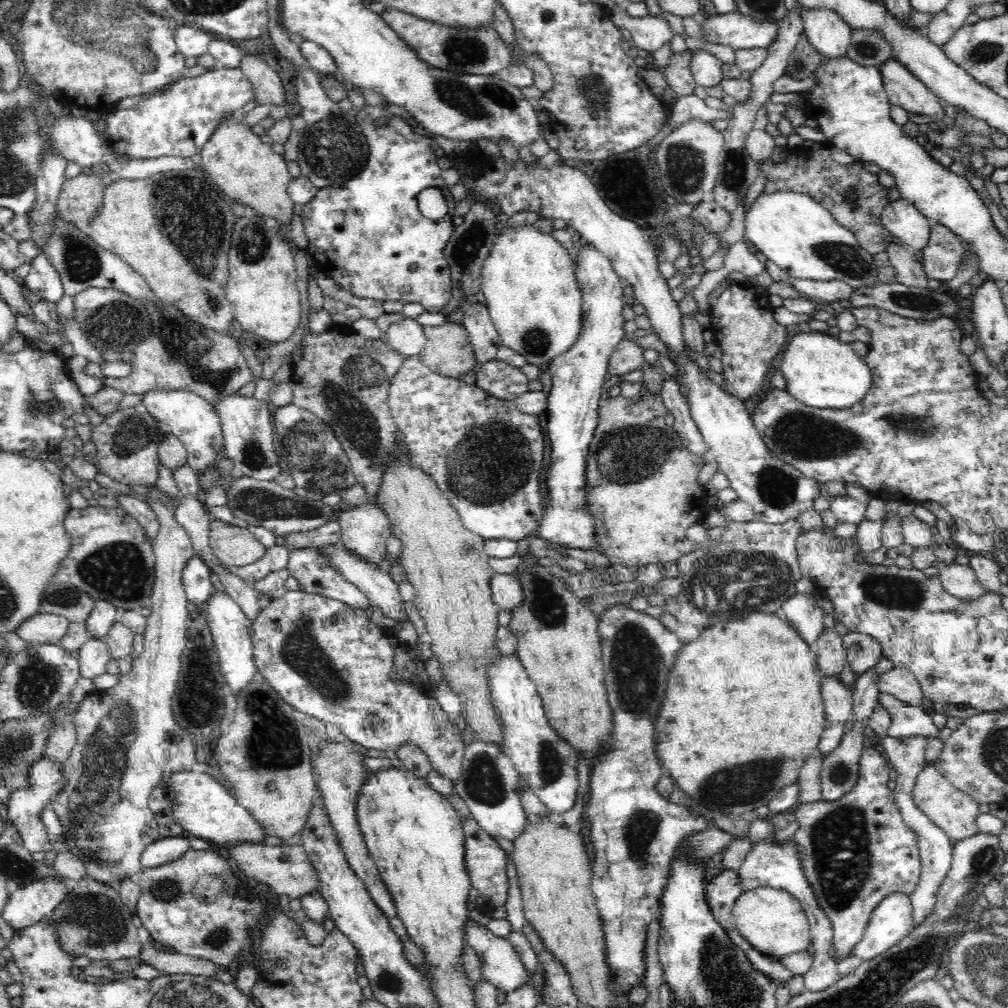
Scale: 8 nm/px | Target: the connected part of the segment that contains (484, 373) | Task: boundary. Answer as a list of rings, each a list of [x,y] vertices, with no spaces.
[[[492,360],[479,364],[476,368],[476,385],[484,393],[499,401],[516,401],[522,394],[529,392],[528,376],[520,368],[506,362]]]

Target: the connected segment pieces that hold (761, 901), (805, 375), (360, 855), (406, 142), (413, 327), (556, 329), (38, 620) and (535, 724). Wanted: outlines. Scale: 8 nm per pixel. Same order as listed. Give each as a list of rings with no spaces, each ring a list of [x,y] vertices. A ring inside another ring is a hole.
[[[745,890],[734,904],[732,915],[739,933],[765,956],[780,959],[810,949],[812,938],[807,915],[801,903],[786,890]]]
[[[803,329],[788,342],[782,354],[780,370],[786,379],[788,393],[806,406],[841,410],[854,406],[865,398],[872,386],[872,370],[852,349],[850,343],[840,341],[827,332]]]
[[[322,740],[320,742],[320,756],[316,756],[316,772],[320,776],[320,782],[317,782],[316,786],[317,794],[324,796],[322,804],[329,815],[334,831],[337,831],[346,861],[350,864],[352,871],[364,882],[364,885],[368,888],[367,892],[378,909],[390,920],[397,918],[396,909],[394,903],[392,903],[391,895],[387,891],[386,884],[383,882],[374,860],[370,857],[370,853],[368,853],[357,821],[358,791],[368,780],[370,774],[366,768],[360,766],[362,760],[364,760],[364,756],[360,752],[354,752],[350,746],[342,744],[342,742]]]
[[[365,104],[355,117],[366,137],[369,156],[358,176],[343,185],[333,184],[319,189],[314,198],[303,204],[301,219],[308,238],[307,251],[322,274],[358,298],[372,298],[380,302],[399,300],[402,304],[416,302],[422,304],[426,311],[438,313],[452,296],[453,284],[444,247],[454,232],[452,219],[456,208],[448,185],[440,177],[443,170],[436,163],[439,146],[433,138],[426,138],[426,135],[412,129],[405,118],[390,114],[387,107]],[[382,117],[387,118],[389,123],[377,127],[374,123]],[[434,187],[442,191],[450,208],[442,220],[428,220],[419,209],[418,194]]]
[[[404,317],[390,324],[383,334],[386,345],[405,359],[416,357],[425,350],[427,336],[424,327],[415,318]]]
[[[533,224],[499,228],[488,258],[481,268],[481,299],[487,305],[499,340],[507,349],[526,358],[528,364],[550,364],[577,341],[582,322],[582,295],[575,277],[573,251],[566,249],[552,233],[538,231]]]
[[[36,613],[21,622],[18,636],[28,644],[60,643],[69,630],[69,619],[59,614]]]
[[[500,653],[498,662],[494,662],[494,666],[490,666],[489,687],[493,705],[500,710],[502,723],[504,723],[505,753],[512,759],[520,776],[530,783],[530,788],[542,804],[554,812],[568,812],[576,802],[576,793],[580,786],[576,766],[578,755],[571,748],[570,743],[558,736],[558,733],[554,732],[554,729],[546,722],[547,718],[541,696],[538,694],[538,687],[530,680],[516,653],[509,655]]]

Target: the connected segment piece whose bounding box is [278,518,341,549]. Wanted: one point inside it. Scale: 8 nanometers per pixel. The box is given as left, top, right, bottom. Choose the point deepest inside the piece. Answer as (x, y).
(329, 533)

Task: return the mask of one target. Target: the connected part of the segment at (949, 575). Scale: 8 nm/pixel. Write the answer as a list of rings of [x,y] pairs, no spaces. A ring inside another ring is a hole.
[[[952,563],[939,570],[939,580],[946,592],[962,601],[973,601],[986,592],[970,565]]]

